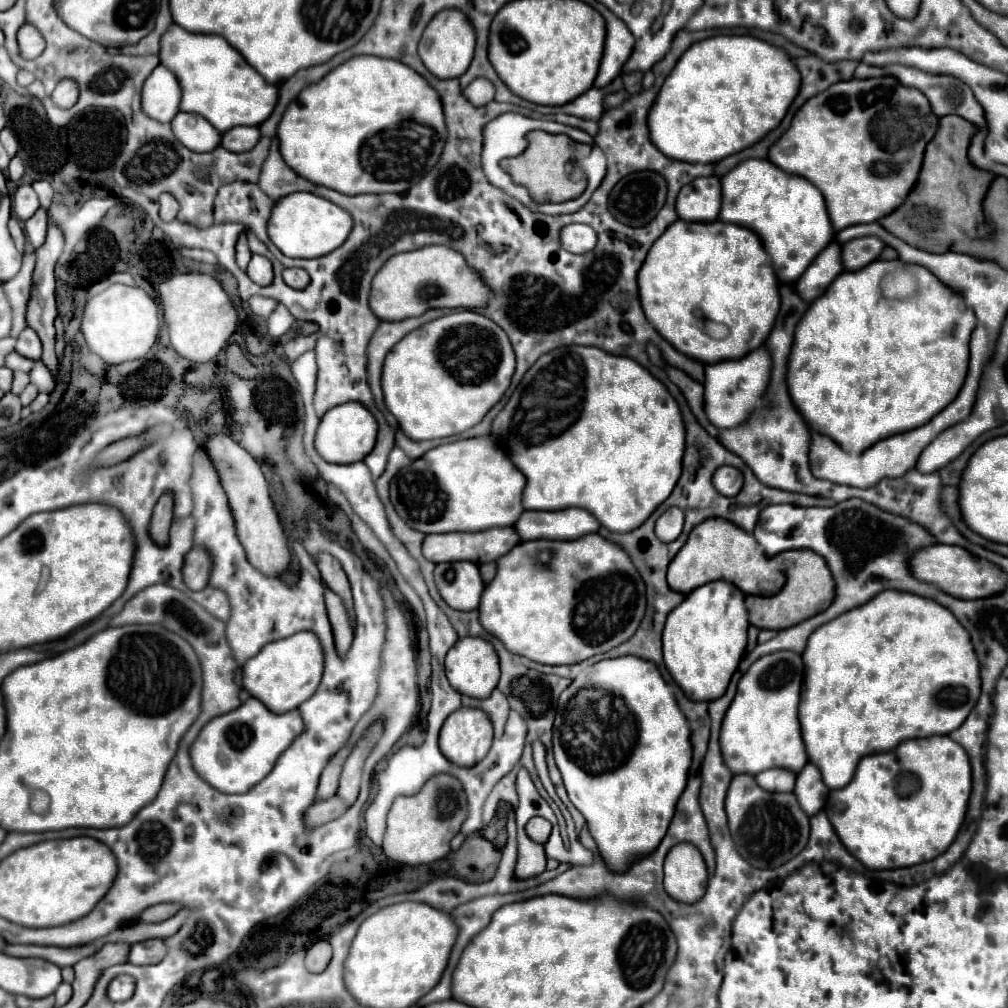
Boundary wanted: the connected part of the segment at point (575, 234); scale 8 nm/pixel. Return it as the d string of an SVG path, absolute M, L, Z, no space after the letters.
M567 224L561 232L559 232L559 242L563 248L567 248L573 254L583 254L595 248L597 236L593 232L593 228L585 226L585 224Z

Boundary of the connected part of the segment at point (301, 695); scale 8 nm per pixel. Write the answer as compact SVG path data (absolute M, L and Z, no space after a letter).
M297 632L289 638L283 638L283 640L275 640L275 642L269 642L267 646L261 648L261 652L253 658L249 658L245 664L243 664L243 688L259 698L271 712L289 712L293 708L297 708L301 702L305 702L319 686L321 682L321 672L323 672L323 650L321 650L321 644L317 640L317 636L313 632Z

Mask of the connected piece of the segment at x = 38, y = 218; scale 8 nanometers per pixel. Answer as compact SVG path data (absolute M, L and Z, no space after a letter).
M39 208L27 222L25 222L25 234L33 248L39 248L45 242L47 234L47 212Z

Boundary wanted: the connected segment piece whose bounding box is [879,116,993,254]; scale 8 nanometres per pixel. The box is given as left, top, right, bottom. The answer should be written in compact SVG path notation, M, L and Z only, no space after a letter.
M943 116L939 120L939 130L927 144L917 184L897 210L879 220L885 230L891 230L891 234L915 248L935 254L947 252L957 238L979 238L991 232L985 224L981 202L993 174L973 168L967 160L967 146L973 132L975 128L959 116Z

